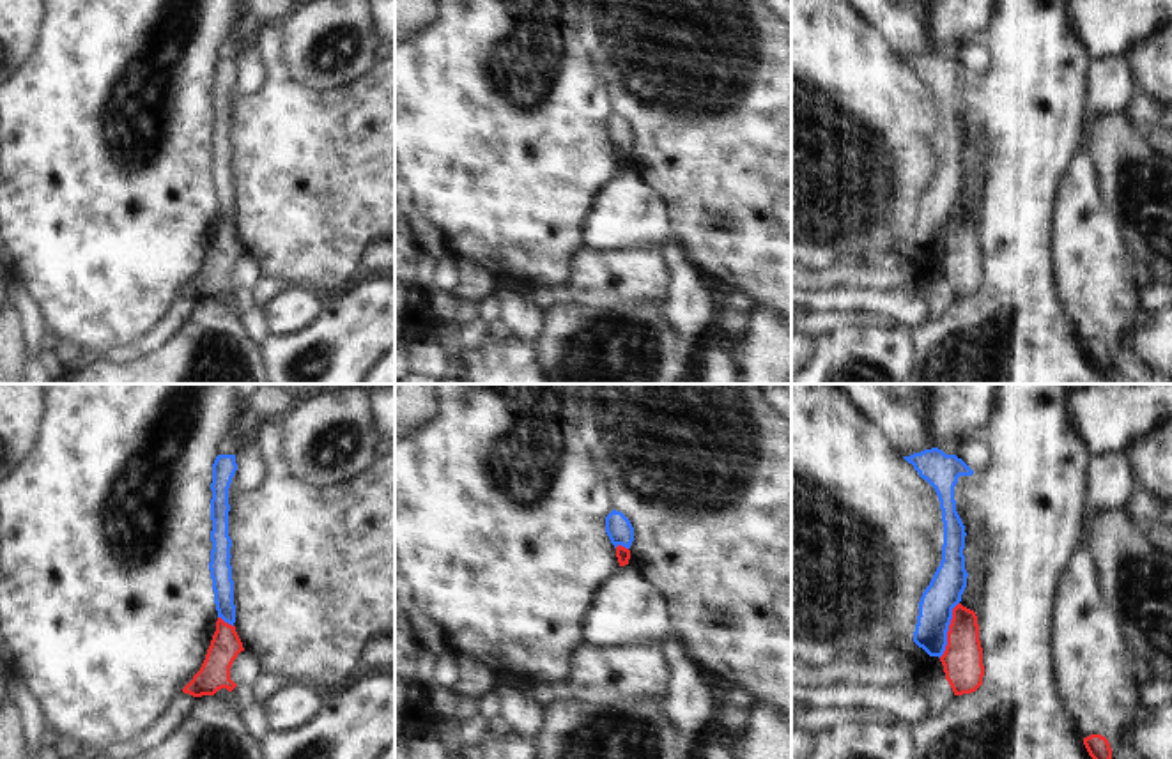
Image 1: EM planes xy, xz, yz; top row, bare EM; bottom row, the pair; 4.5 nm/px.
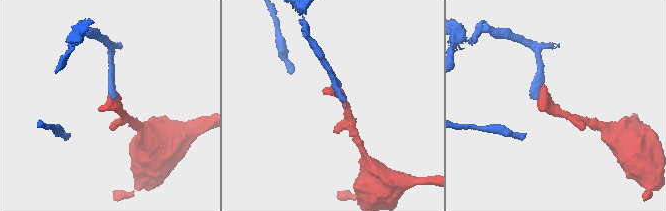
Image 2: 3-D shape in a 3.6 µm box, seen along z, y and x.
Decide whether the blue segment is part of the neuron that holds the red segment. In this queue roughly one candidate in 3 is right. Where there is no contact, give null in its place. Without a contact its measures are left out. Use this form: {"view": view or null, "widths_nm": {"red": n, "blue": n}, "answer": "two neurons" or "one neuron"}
{"view": "yz", "widths_nm": {"red": 180, "blue": 160}, "answer": "two neurons"}

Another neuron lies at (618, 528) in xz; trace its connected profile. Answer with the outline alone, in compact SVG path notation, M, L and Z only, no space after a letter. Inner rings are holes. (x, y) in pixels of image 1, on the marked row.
M613 510L605 517L605 533L611 540L611 543L614 545L614 548L618 545L630 548L630 545L634 541L634 527L632 527L630 520L621 511L616 511L616 510Z

